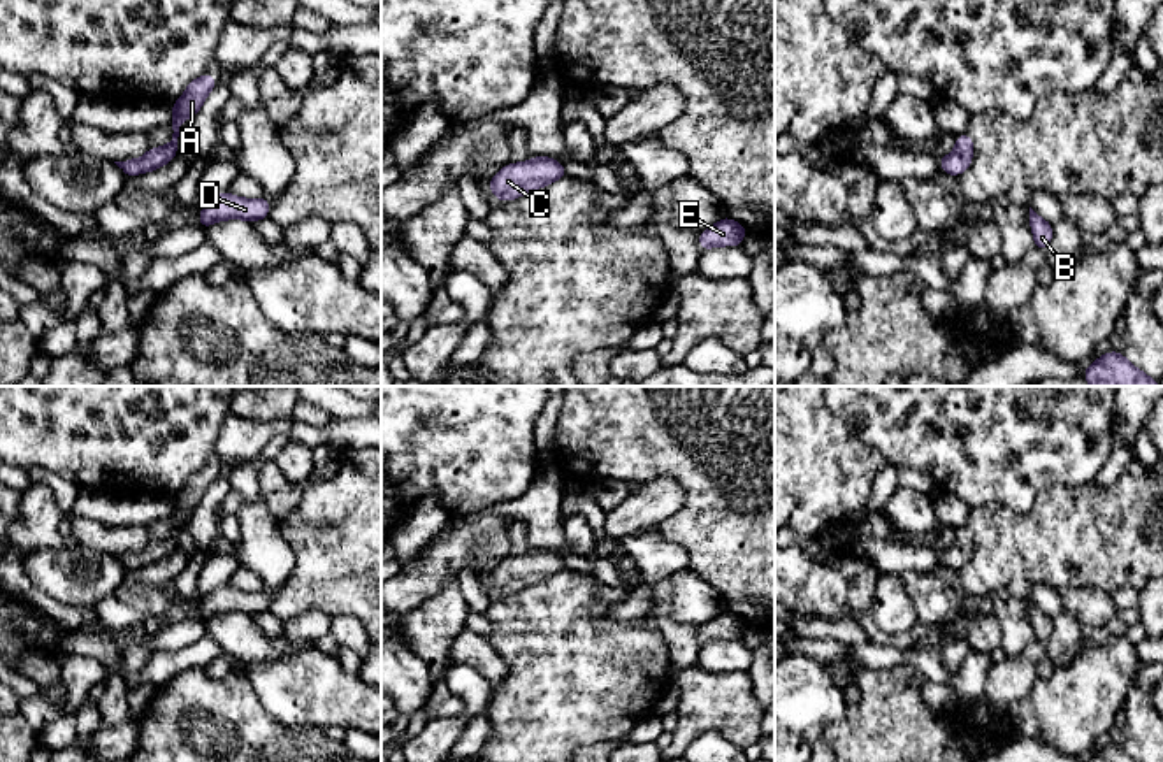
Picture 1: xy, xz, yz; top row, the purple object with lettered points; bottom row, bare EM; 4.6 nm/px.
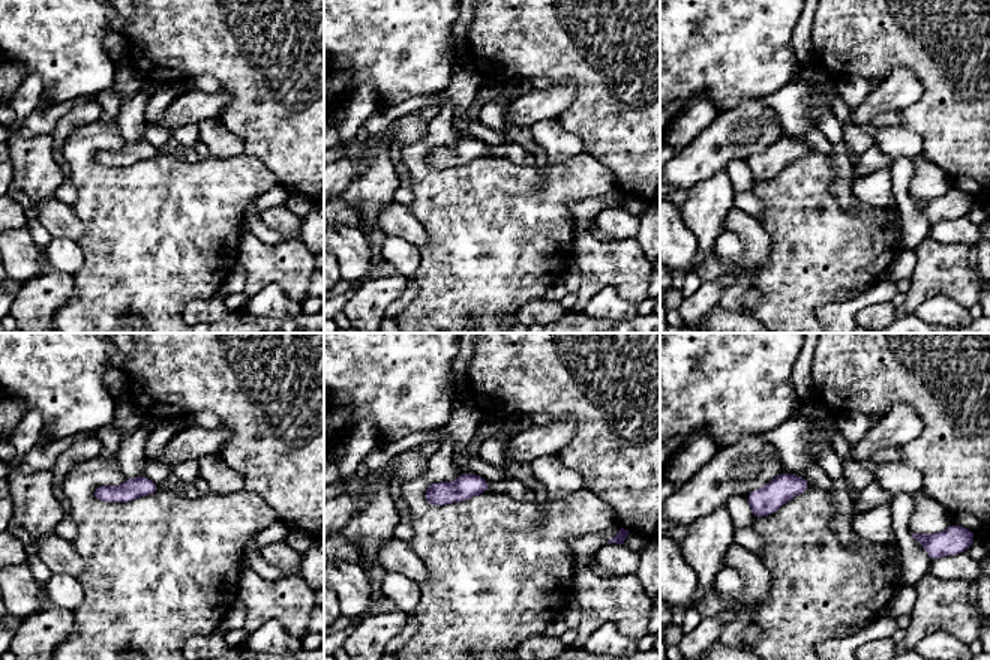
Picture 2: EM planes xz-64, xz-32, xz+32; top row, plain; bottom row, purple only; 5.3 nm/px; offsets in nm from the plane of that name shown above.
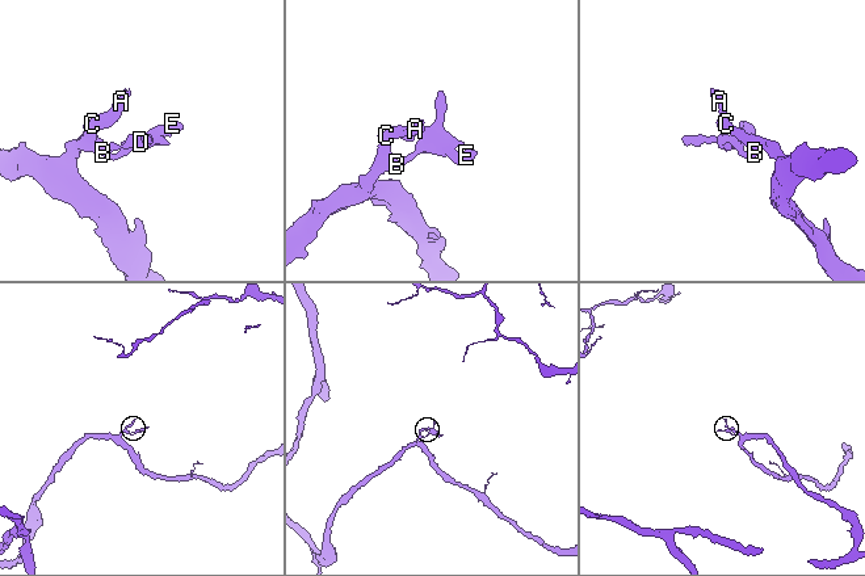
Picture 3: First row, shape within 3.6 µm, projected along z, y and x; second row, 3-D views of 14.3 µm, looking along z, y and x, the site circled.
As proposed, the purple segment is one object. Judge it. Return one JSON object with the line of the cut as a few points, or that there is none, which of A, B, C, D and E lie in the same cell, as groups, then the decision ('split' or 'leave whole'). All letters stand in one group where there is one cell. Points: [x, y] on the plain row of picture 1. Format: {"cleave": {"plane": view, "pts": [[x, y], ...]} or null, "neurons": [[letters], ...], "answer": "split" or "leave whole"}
{"cleave": null, "neurons": [["A", "B", "C", "D", "E"]], "answer": "leave whole"}

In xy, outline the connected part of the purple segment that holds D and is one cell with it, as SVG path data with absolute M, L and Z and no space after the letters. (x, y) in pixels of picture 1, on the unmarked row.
M223 585L200 600L199 620L207 622L209 618L221 613L258 615L265 611L269 611L267 590L239 592L228 585Z

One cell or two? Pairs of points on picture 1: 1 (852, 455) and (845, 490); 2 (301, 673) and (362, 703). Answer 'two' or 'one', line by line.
1: one
2: one

